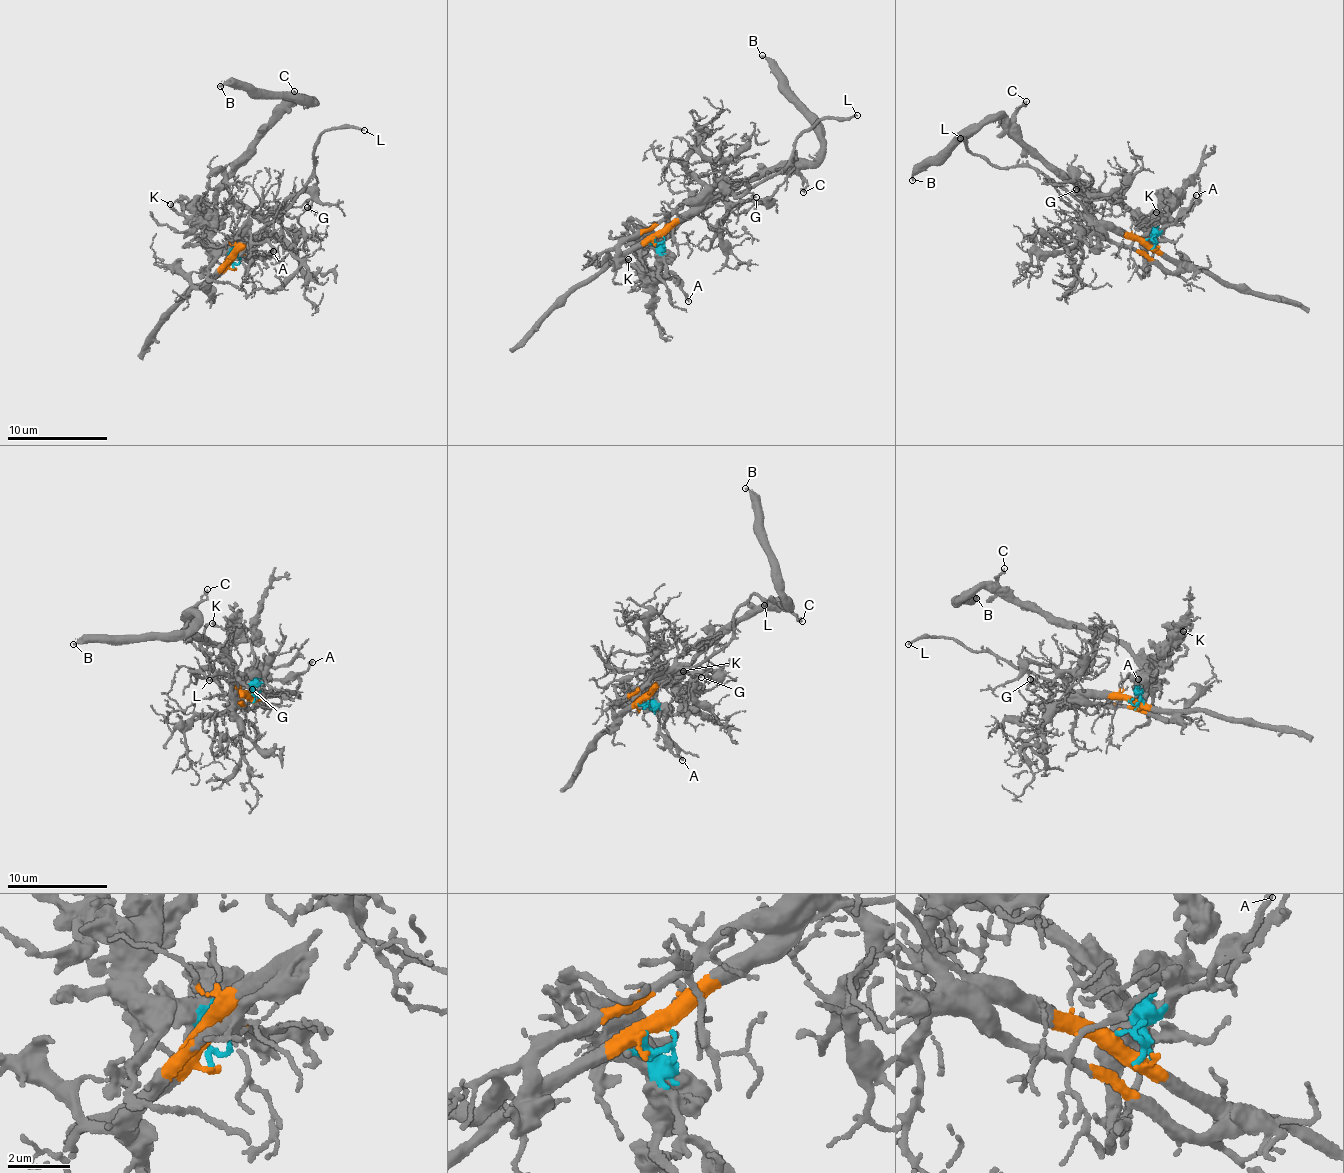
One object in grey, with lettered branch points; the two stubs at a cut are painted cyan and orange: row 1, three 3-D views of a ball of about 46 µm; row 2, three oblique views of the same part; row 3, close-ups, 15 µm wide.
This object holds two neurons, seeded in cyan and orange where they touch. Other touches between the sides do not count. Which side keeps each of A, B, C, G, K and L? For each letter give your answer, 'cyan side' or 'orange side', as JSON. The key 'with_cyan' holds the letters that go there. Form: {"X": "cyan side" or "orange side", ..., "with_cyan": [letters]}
{"A": "cyan side", "B": "cyan side", "C": "cyan side", "G": "orange side", "K": "cyan side", "L": "orange side", "with_cyan": ["A", "B", "C", "K"]}

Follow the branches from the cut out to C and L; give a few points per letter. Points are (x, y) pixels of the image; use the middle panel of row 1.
C: (662, 237), (664, 246), (649, 238), (653, 242), (733, 190), (778, 171), (801, 178), (804, 193)
L: (662, 237), (672, 225), (703, 205), (762, 183), (788, 163), (799, 135), (822, 119), (857, 114)

